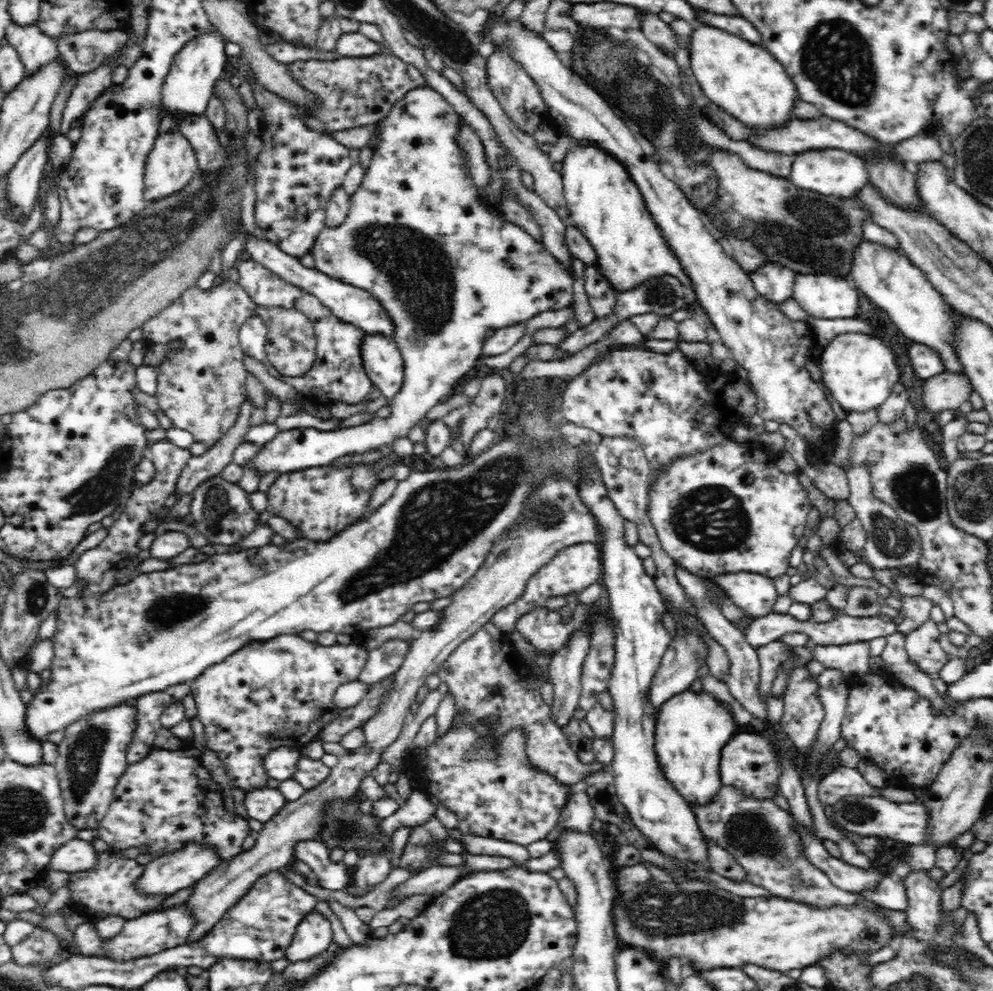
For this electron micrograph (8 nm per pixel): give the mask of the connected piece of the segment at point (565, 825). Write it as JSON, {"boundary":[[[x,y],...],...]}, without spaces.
{"boundary":[[[586,792],[571,793],[569,802],[566,802],[566,806],[562,811],[563,814],[561,815],[558,828],[582,834],[592,832],[592,822],[594,822],[596,816]]]}

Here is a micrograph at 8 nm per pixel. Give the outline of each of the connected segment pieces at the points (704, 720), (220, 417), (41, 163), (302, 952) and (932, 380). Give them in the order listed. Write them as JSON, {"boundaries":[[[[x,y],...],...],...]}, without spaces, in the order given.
{"boundaries":[[[[692,690],[682,691],[682,694],[675,694],[672,698],[669,698],[660,706],[660,712],[658,712],[658,720],[655,722],[655,752],[657,755],[657,760],[661,764],[662,771],[664,771],[666,779],[674,785],[674,788],[686,799],[689,806],[695,805],[705,805],[706,802],[710,802],[714,799],[714,794],[717,794],[717,790],[722,786],[721,777],[719,776],[719,765],[720,760],[722,760],[722,747],[726,746],[727,742],[730,742],[730,737],[736,734],[737,722],[732,718],[732,714],[722,706],[720,700],[716,700],[712,694],[708,692],[692,692]]],[[[224,280],[222,284],[214,286],[210,289],[200,289],[196,285],[194,287],[186,289],[177,299],[174,299],[168,306],[164,307],[162,310],[158,311],[158,314],[155,314],[153,317],[150,317],[143,325],[142,332],[144,332],[144,338],[150,340],[152,344],[170,344],[172,350],[168,352],[166,360],[158,366],[158,382],[157,389],[155,392],[156,400],[158,400],[158,406],[160,409],[164,410],[170,420],[173,422],[174,427],[182,428],[188,430],[193,435],[194,440],[204,443],[206,447],[210,448],[214,446],[229,428],[232,428],[238,420],[238,414],[244,404],[247,394],[245,389],[245,382],[247,377],[247,371],[244,366],[244,355],[242,346],[239,342],[239,330],[243,322],[246,322],[247,318],[250,318],[251,315],[256,313],[256,306],[254,301],[250,299],[250,295],[246,293],[240,284],[236,282],[230,282],[230,280]]],[[[48,128],[32,146],[20,155],[14,168],[8,174],[8,188],[6,196],[9,202],[15,204],[15,216],[31,212],[38,200],[40,182],[47,172],[49,164],[48,148],[50,148],[52,133]]],[[[314,909],[297,926],[296,933],[286,950],[285,957],[290,963],[316,958],[316,955],[325,950],[330,942],[332,942],[330,921]]],[[[945,370],[925,380],[922,400],[928,411],[938,414],[943,410],[957,410],[962,402],[969,400],[972,391],[965,374]]]]}

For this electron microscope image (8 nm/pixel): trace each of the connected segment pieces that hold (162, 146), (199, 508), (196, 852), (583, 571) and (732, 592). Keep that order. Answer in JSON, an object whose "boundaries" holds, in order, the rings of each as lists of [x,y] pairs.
{"boundaries":[[[[162,132],[154,141],[145,162],[143,195],[147,202],[158,201],[182,190],[198,172],[197,154],[190,141],[180,132]]],[[[221,475],[202,482],[194,490],[189,514],[198,531],[213,544],[234,546],[242,537],[261,525],[258,522],[259,512],[250,505],[248,493],[237,484],[226,481]]],[[[187,842],[178,850],[163,854],[156,857],[145,866],[145,873],[142,874],[141,880],[137,882],[138,890],[142,893],[170,896],[180,889],[193,886],[198,879],[204,878],[215,866],[220,864],[218,851],[206,843]]],[[[581,542],[564,547],[555,554],[550,562],[541,566],[528,580],[519,599],[512,604],[507,604],[503,609],[492,615],[491,621],[501,631],[511,632],[515,629],[515,622],[528,611],[533,611],[537,606],[544,606],[548,598],[568,595],[572,597],[579,594],[590,584],[601,581],[601,552],[600,544]]],[[[732,571],[718,573],[710,579],[726,597],[753,618],[773,612],[772,606],[779,595],[771,578],[754,571]]]]}

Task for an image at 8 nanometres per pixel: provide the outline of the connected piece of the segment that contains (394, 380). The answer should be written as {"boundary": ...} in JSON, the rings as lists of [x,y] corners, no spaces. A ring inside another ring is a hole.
{"boundary":[[[366,334],[362,363],[374,388],[379,389],[384,398],[391,402],[404,383],[401,348],[392,338]]]}

